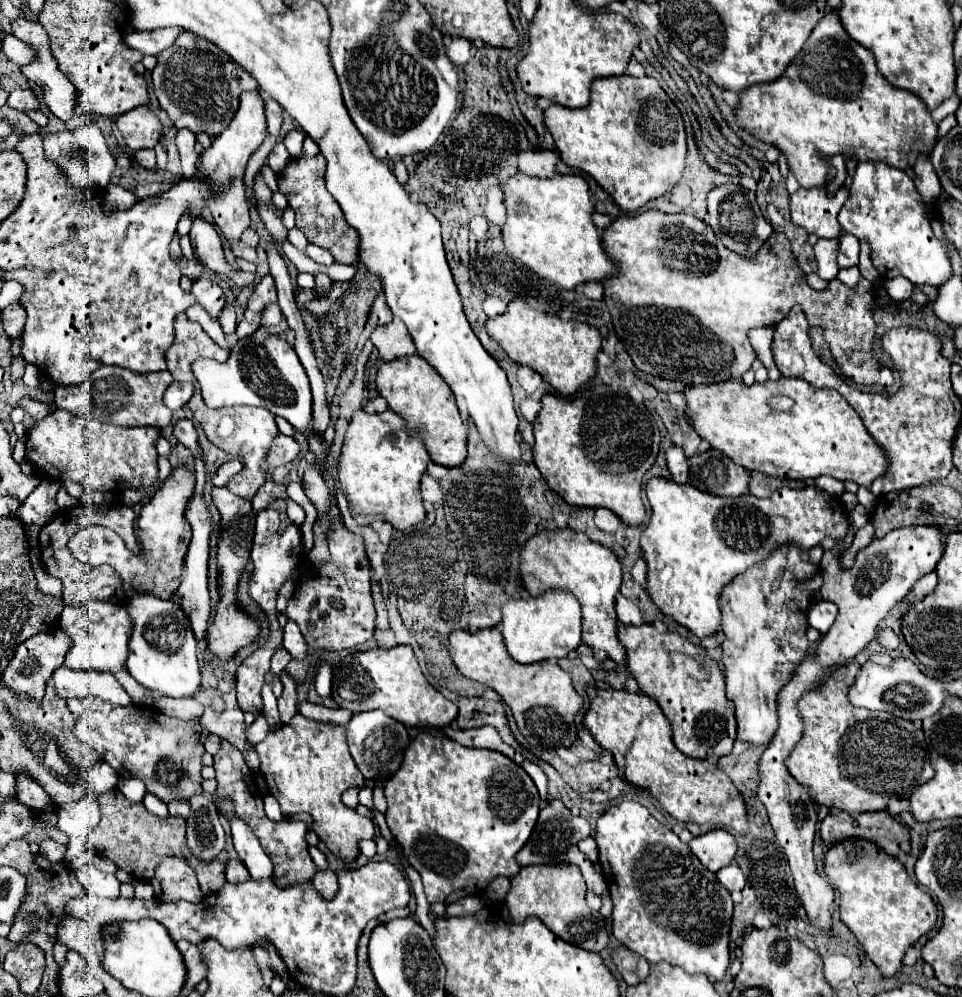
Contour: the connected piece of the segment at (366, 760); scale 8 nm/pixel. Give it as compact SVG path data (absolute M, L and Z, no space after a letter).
M367 710L367 712L353 714L353 718L349 720L347 746L357 768L365 776L365 780L373 780L377 786L383 786L393 776L393 772L399 768L405 748L409 746L409 734L401 722L389 718L385 712Z

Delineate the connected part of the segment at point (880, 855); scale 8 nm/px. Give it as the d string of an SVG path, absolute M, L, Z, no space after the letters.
M863 838L831 844L825 850L823 870L841 894L841 920L855 934L877 970L883 976L893 976L903 964L905 950L935 926L937 906L933 898L907 876L905 866L897 858Z

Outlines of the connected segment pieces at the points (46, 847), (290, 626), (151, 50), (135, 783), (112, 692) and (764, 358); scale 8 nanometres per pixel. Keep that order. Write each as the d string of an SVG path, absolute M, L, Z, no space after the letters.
M43 840L39 844L39 854L51 862L61 862L65 858L65 852L67 852L67 846L57 844L55 840Z
M289 620L287 626L285 626L285 638L283 638L283 646L291 652L293 658L305 658L307 654L307 644L299 632L299 626Z
M161 28L161 30L151 30L151 32L131 32L125 36L125 42L139 50L141 54L153 54L157 56L159 52L163 52L165 48L173 46L173 42L177 40L177 36L181 34L183 28Z
M123 778L117 786L119 786L118 790L121 790L131 802L141 802L143 800L145 784L141 780L137 780L137 778Z
M59 666L53 672L55 692L63 700L79 698L99 698L107 700L115 706L128 706L132 703L131 697L125 692L115 676L107 676L103 672L75 671L67 666Z
M761 326L761 328L751 328L749 330L749 342L757 354L757 358L763 362L765 368L769 370L775 370L775 364L773 364L773 354L771 354L771 340L773 340L773 332L775 328L773 326Z

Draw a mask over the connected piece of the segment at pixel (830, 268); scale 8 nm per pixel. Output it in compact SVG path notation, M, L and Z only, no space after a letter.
M821 238L817 244L815 244L815 258L817 258L817 264L819 264L819 270L817 274L825 280L833 280L839 272L839 266L837 266L837 252L839 252L839 238L833 238L833 240L825 240Z

